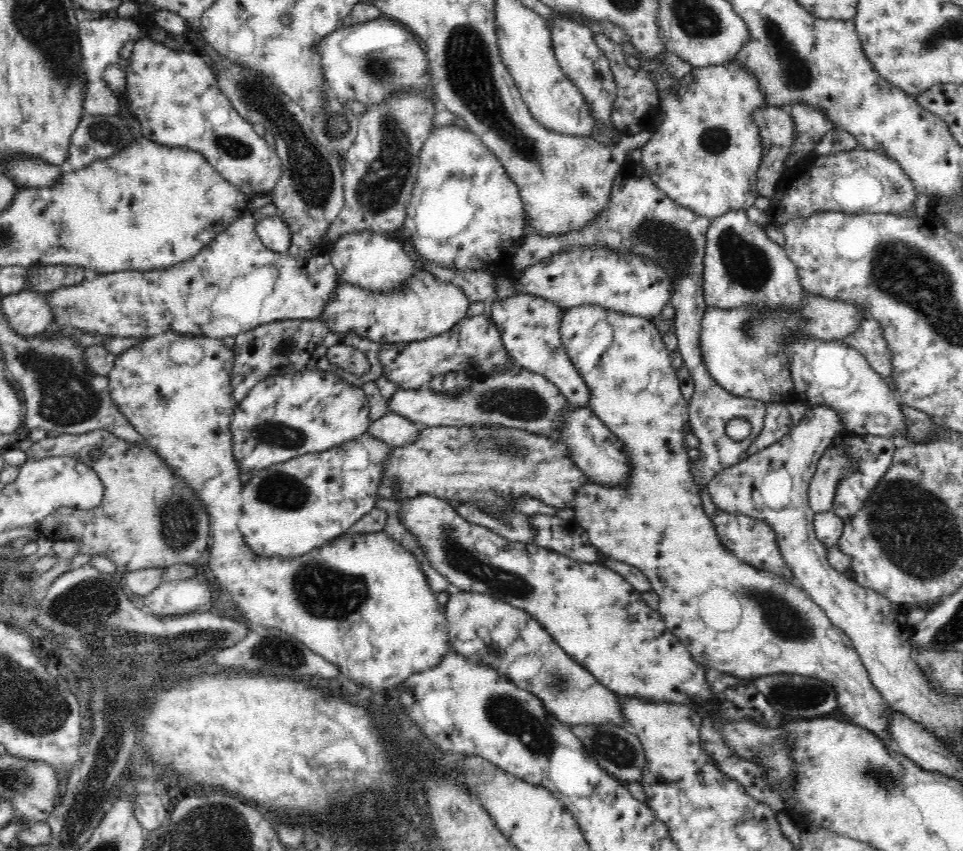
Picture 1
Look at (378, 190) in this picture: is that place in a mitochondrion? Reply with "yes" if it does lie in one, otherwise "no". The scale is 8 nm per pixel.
yes

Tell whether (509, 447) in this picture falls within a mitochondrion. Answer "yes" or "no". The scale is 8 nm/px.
yes

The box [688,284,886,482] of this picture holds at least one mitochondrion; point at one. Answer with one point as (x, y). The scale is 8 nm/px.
(749, 329)

